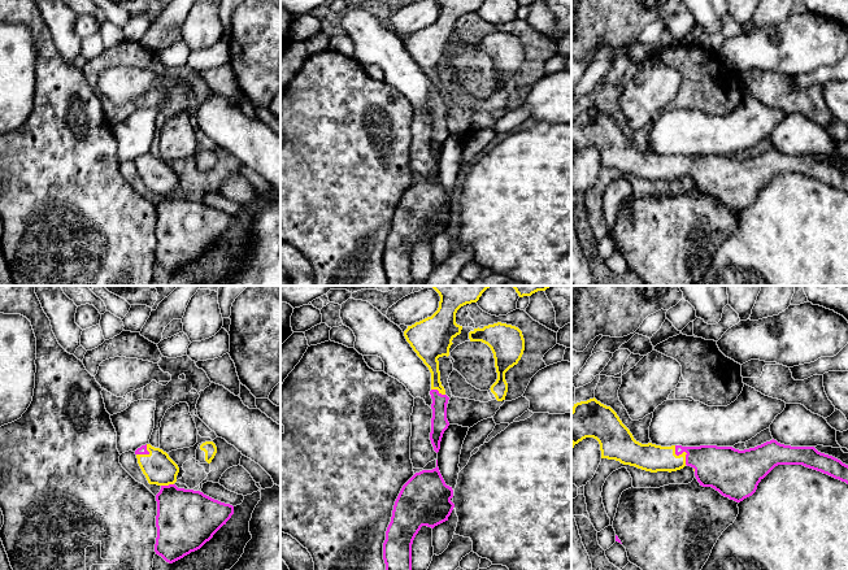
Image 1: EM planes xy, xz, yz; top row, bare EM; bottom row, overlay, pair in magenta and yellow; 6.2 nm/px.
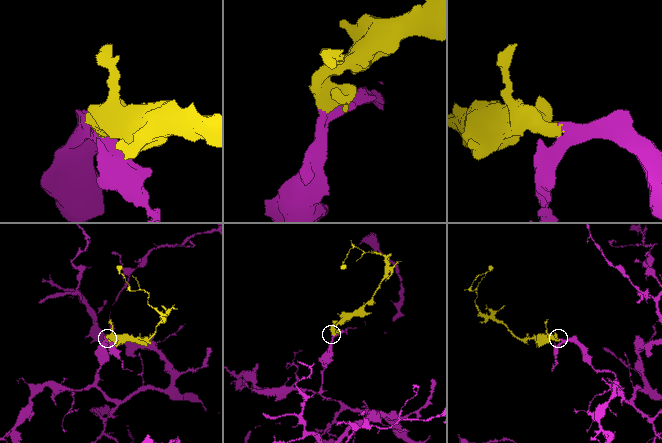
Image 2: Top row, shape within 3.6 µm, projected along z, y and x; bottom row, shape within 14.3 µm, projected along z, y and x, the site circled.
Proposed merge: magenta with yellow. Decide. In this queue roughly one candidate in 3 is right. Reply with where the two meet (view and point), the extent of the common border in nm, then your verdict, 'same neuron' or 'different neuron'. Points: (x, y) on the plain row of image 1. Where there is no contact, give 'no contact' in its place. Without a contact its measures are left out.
yz (682, 161) | 140 nm | same neuron

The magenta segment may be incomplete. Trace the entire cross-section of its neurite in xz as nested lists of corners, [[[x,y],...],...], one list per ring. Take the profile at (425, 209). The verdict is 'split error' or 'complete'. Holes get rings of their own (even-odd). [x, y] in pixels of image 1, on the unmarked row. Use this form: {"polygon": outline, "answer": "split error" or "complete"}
{"polygon": [[[436,169],[436,177],[432,178],[432,179],[422,179],[419,182],[416,182],[401,197],[396,210],[395,210],[395,214],[393,214],[393,219],[392,219],[392,226],[391,226],[391,231],[387,236],[387,240],[386,240],[386,249],[383,252],[383,269],[384,269],[384,273],[386,273],[386,286],[410,286],[412,284],[412,253],[413,253],[413,249],[416,247],[416,244],[418,243],[418,240],[421,239],[422,235],[427,235],[427,236],[431,236],[434,238],[435,235],[448,230],[448,226],[451,225],[453,217],[455,217],[455,213],[451,210],[451,208],[453,206],[453,199],[452,196],[447,195],[440,180],[439,180],[439,177],[438,177],[438,169]]], "answer": "complete"}

